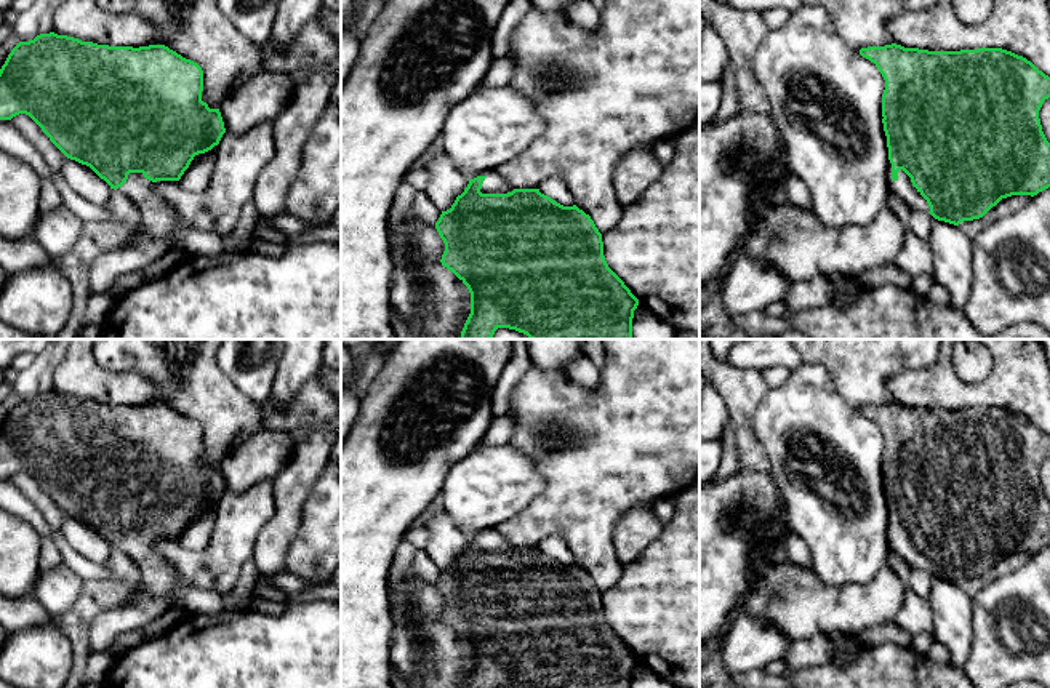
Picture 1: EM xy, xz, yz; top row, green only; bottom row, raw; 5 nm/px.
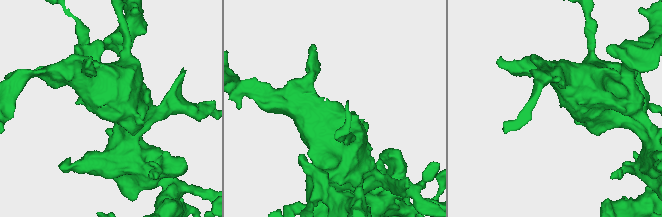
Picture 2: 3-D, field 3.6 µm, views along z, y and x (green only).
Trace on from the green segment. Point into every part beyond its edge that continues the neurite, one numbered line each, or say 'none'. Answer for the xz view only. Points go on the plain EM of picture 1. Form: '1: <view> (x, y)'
1: xz (495, 541)

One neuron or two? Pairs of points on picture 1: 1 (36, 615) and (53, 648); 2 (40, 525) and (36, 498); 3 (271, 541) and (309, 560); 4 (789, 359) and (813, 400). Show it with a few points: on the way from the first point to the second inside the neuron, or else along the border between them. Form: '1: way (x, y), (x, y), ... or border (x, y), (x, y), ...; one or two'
1: border (48, 623), (16, 631); two
2: border (16, 487), (44, 519), (60, 530); two
3: border (301, 514), (298, 533), (287, 552), (282, 570); two
4: border (801, 362), (791, 372); two

